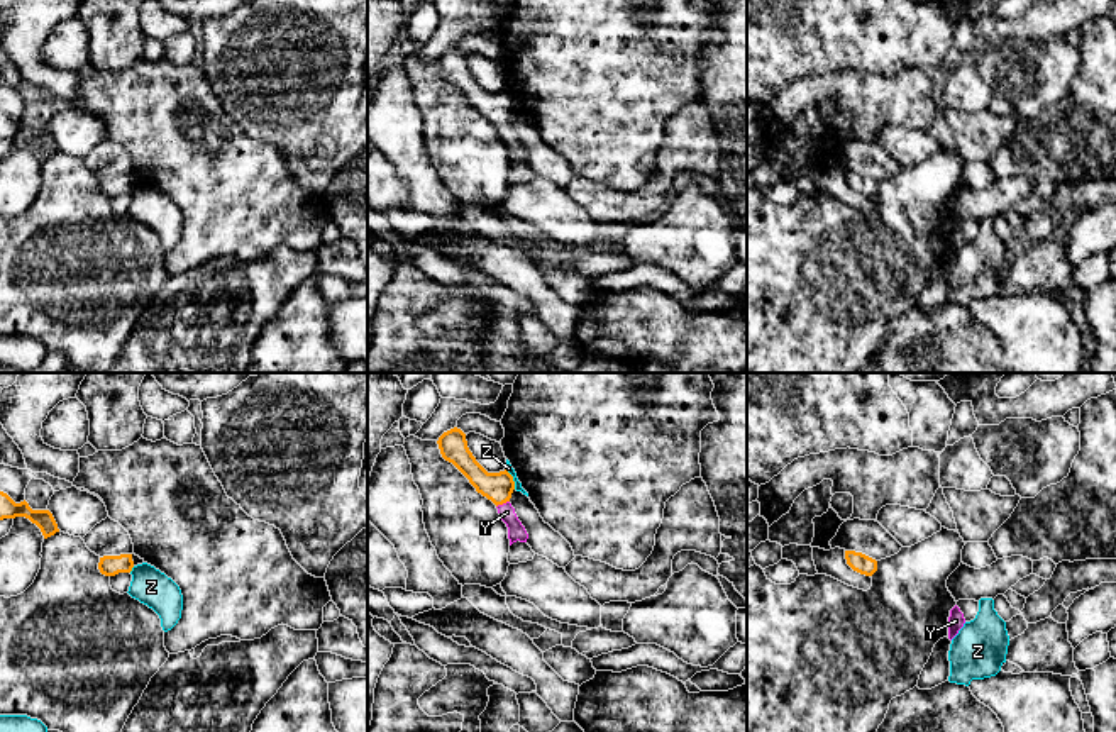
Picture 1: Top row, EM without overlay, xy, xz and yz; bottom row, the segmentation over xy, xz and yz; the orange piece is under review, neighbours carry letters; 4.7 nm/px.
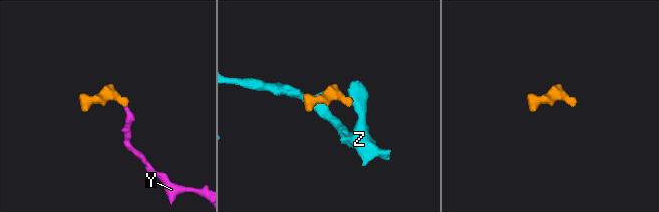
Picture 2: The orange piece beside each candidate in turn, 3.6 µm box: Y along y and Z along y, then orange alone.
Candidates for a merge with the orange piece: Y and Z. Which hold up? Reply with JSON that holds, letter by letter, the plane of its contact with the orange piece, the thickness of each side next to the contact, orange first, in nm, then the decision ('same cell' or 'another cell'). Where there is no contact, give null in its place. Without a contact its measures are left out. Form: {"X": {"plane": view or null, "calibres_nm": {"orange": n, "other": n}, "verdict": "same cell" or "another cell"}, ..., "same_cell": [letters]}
{"Y": {"plane": "xz", "calibres_nm": {"orange": 140, "other": 80}, "verdict": "same cell"}, "Z": {"plane": "xz", "calibres_nm": {"orange": 140, "other": 40}, "verdict": "another cell"}, "same_cell": ["Y"]}

